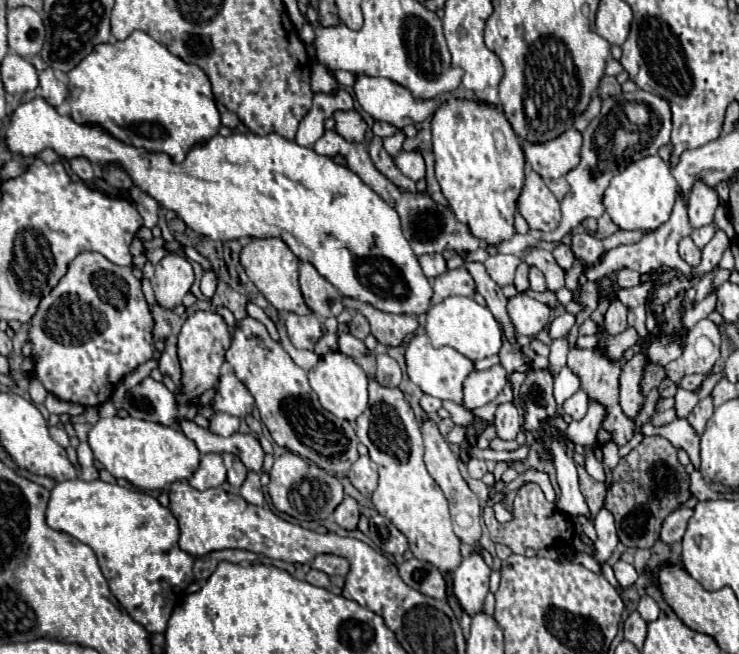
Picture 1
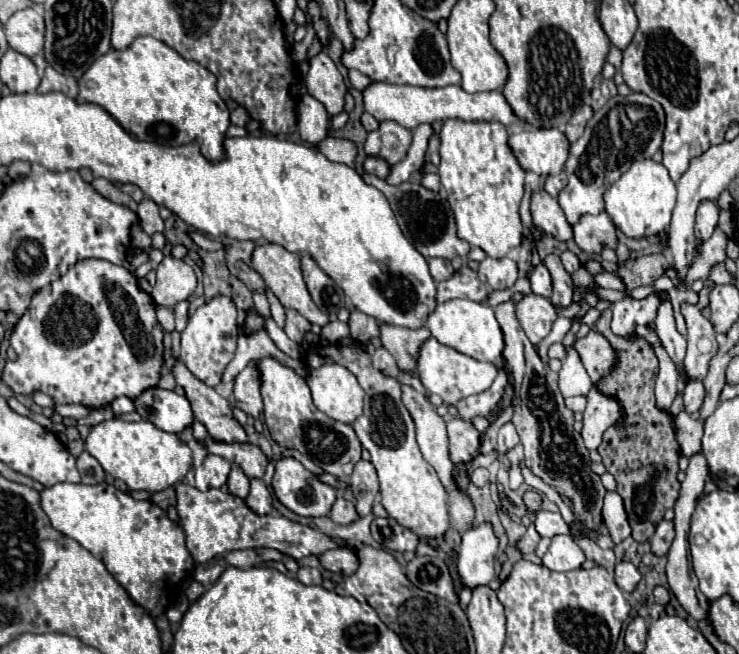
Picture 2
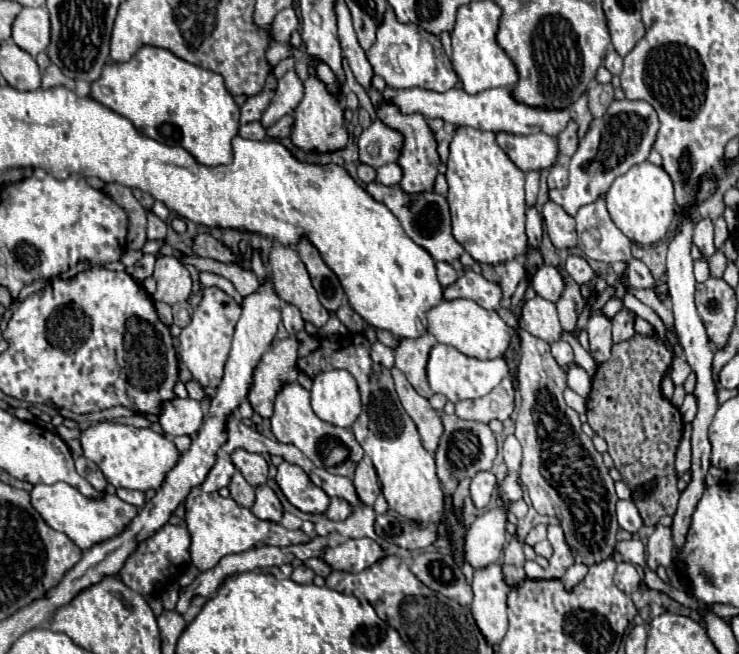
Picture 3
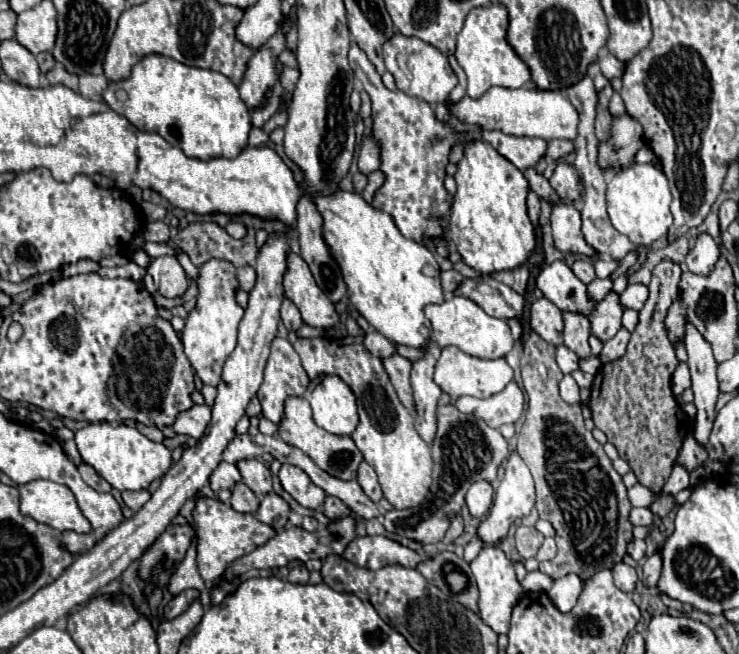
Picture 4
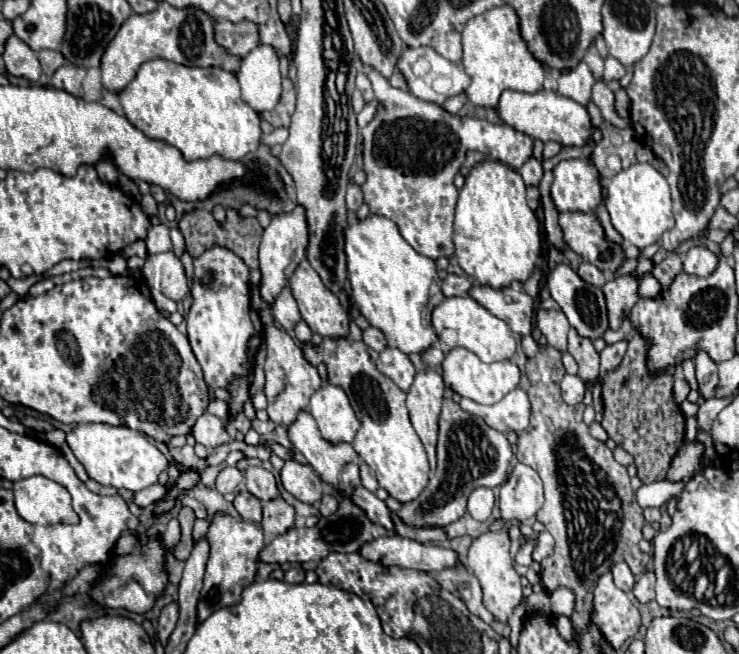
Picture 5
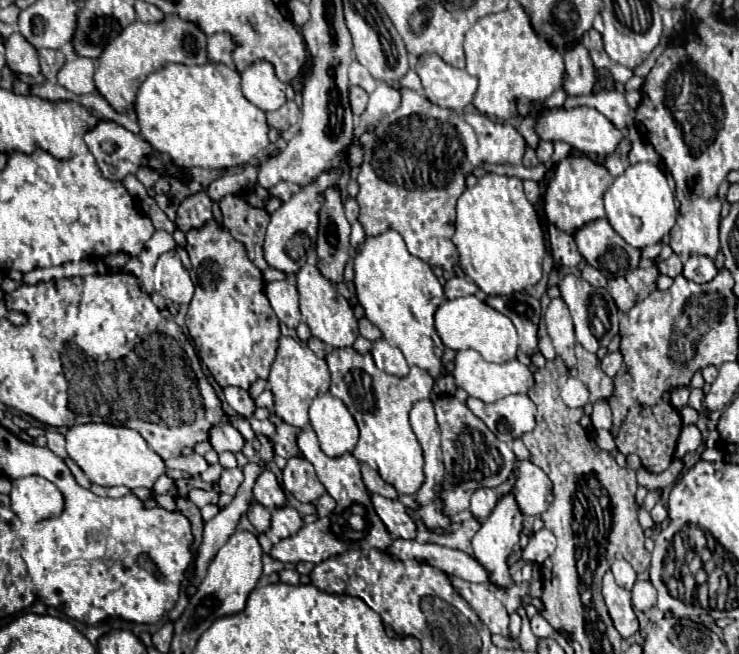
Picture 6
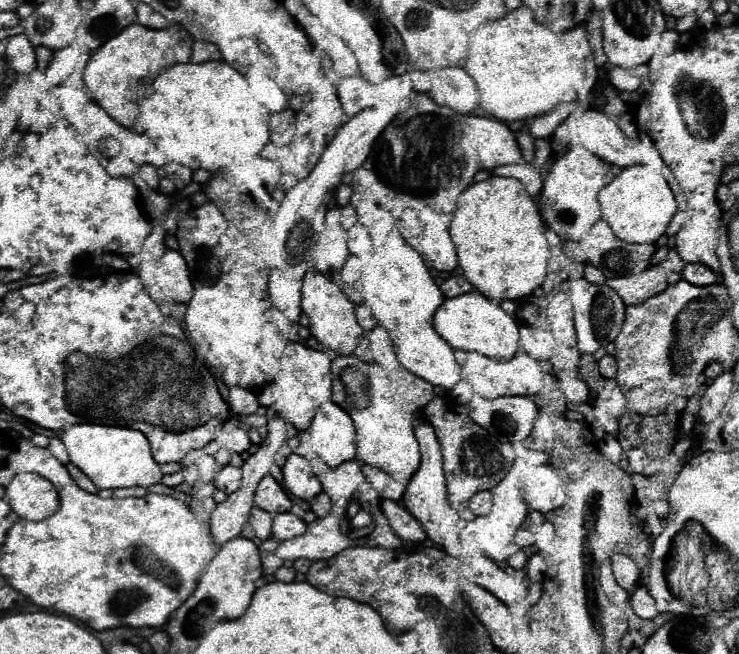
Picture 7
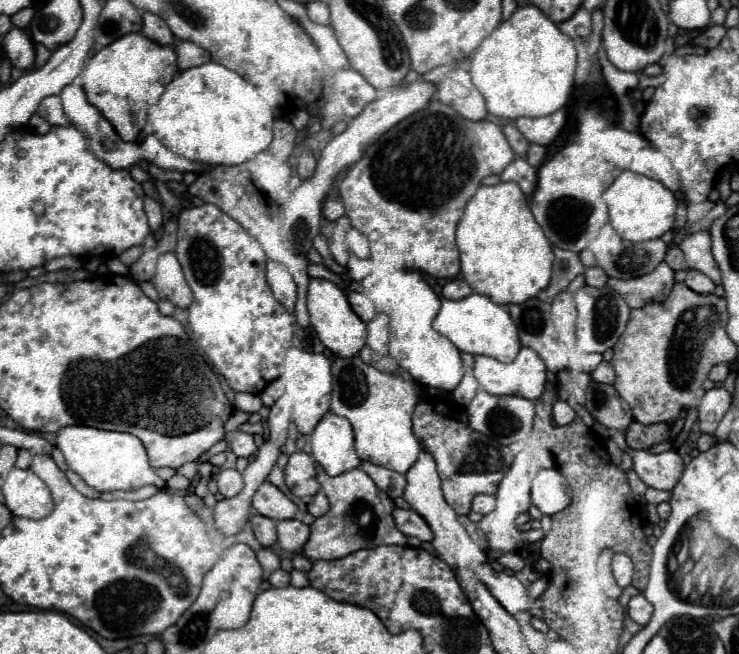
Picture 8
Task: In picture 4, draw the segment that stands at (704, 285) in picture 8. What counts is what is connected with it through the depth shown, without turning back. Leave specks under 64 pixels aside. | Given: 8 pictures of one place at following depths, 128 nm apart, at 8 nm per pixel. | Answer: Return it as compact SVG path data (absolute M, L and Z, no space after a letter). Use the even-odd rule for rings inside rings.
M700 234L696 240L696 246L686 256L686 266L690 272L706 276L712 272L718 258L720 258L720 250L716 240L710 238L708 234Z

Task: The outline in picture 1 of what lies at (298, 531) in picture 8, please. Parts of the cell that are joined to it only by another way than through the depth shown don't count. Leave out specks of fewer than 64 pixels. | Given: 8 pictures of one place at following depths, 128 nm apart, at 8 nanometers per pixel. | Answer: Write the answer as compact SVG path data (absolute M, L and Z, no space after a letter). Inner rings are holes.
M248 472L244 484L240 486L240 496L254 504L254 506L264 506L264 494L262 494L262 484L260 484L260 474L258 472Z

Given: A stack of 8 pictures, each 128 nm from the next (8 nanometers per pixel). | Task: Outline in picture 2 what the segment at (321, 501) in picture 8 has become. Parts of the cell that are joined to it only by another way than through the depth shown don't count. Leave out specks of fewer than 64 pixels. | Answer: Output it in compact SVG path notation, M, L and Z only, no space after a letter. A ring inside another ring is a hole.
M336 496L336 502L330 510L330 518L336 522L336 524L350 524L358 518L358 512L354 508L354 504L350 500L346 500L344 496Z

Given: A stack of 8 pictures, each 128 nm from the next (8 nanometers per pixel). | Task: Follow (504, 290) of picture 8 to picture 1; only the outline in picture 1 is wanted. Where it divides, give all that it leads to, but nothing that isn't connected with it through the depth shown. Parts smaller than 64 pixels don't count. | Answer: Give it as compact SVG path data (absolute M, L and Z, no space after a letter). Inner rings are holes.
M448 100L432 116L432 144L436 156L436 180L456 218L468 226L468 232L488 246L510 240L514 232L514 214L524 184L524 154L518 136L506 116L496 108L484 108L470 100Z

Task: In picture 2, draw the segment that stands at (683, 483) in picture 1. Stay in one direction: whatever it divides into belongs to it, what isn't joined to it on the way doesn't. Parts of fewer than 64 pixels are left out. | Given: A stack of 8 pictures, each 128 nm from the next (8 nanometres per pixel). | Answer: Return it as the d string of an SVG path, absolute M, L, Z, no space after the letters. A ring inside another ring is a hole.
M609 308L602 312L600 320L593 326L594 330L610 340L618 356L614 368L598 380L596 388L602 394L618 400L624 414L620 422L612 424L604 432L604 442L598 448L598 452L602 456L606 470L618 482L618 494L624 498L634 540L644 542L652 538L658 522L664 518L664 512L670 510L678 498L680 482L676 480L676 474L680 446L674 436L672 414L656 406L654 382L658 374L658 358L654 350L643 338L628 340L612 334L611 319L612 310Z

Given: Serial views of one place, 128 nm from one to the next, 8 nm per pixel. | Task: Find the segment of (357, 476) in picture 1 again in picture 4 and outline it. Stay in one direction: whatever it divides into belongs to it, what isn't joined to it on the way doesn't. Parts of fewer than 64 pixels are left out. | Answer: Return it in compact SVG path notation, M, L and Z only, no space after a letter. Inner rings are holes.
M362 462L360 468L358 468L358 482L362 486L362 490L374 500L374 502L380 502L380 498L384 496L382 490L380 490L380 484L378 484L378 478L376 478L376 472L370 464Z

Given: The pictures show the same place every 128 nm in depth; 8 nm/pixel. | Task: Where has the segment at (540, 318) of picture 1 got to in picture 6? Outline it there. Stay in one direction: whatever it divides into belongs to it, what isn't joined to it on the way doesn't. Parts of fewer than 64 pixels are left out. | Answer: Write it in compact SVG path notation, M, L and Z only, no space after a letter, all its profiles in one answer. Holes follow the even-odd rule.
M554 298L550 302L550 306L544 312L544 322L546 322L548 336L550 336L550 340L556 348L556 354L564 360L564 364L568 368L574 368L574 364L576 364L574 324L572 324L572 318L570 318L568 306L564 304L562 298Z

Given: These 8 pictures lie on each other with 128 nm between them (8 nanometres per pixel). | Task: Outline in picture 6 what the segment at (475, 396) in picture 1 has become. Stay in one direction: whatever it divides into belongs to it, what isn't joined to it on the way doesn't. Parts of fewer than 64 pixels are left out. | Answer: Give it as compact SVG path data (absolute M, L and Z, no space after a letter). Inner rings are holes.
M526 394L506 396L492 404L468 398L466 406L472 410L474 416L482 418L486 426L494 432L494 436L502 442L512 442L514 438L520 438L524 432L532 432L536 426L536 406L530 402Z

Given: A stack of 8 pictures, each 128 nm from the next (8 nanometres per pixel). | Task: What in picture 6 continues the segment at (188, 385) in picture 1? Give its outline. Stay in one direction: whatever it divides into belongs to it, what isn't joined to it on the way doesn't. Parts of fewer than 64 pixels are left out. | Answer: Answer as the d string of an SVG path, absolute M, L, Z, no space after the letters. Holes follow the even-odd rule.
M214 218L186 232L184 248L192 262L190 276L196 286L186 312L188 334L220 386L226 380L228 386L248 390L258 378L268 378L280 340L280 320L264 296L262 270L250 262L246 248Z

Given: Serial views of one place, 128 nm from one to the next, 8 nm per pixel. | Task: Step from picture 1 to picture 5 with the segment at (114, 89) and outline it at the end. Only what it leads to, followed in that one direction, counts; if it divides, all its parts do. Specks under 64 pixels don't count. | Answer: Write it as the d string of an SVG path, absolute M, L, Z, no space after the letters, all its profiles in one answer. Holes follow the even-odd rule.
M170 60L144 62L136 78L118 94L126 118L152 140L164 140L178 148L186 162L222 156L242 160L260 146L260 116L240 98L240 86L232 72L222 68L182 66Z

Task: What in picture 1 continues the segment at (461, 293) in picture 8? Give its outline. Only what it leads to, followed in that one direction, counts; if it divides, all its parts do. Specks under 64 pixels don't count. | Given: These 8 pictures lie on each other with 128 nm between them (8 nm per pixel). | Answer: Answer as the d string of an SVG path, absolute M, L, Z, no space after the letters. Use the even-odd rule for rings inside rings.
M432 254L432 256L420 256L420 264L422 264L422 270L428 278L436 278L444 272L448 272L446 268L446 260L442 254Z

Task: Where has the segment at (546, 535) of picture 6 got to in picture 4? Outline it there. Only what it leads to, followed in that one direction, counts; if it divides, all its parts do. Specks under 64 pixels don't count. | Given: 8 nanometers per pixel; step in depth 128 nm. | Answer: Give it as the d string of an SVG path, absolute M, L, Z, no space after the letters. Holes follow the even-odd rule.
M546 538L536 554L536 560L544 562L544 560L552 560L554 556L556 556L556 542L554 542L554 538Z

